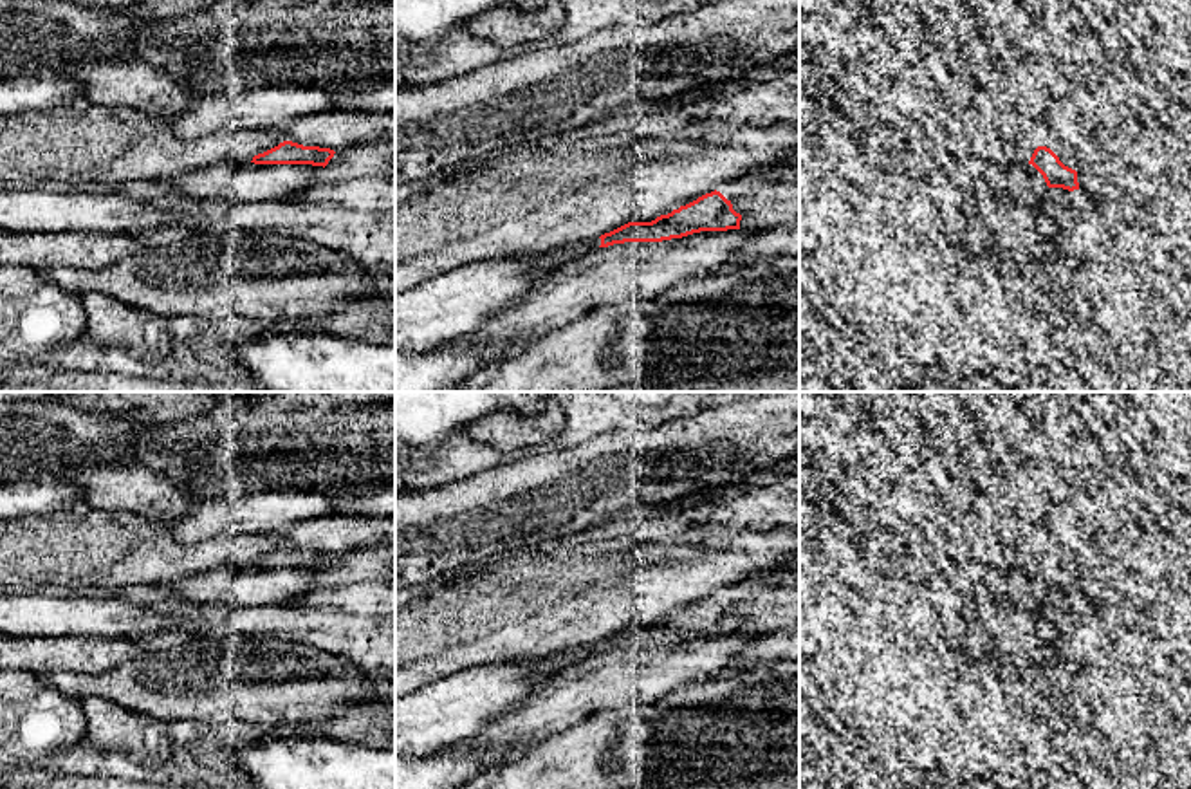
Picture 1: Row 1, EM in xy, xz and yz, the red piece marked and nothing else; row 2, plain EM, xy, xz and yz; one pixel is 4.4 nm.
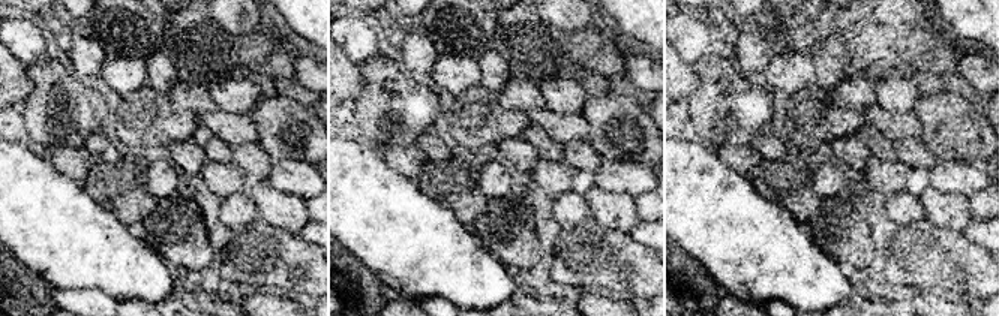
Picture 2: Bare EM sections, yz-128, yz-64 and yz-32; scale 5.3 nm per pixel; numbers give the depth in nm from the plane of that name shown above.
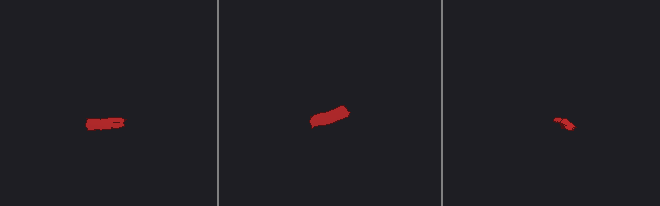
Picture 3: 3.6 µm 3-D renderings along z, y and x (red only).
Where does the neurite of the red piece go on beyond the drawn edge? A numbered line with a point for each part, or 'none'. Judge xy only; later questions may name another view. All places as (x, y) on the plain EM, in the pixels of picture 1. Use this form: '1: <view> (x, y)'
1: xy (354, 566)

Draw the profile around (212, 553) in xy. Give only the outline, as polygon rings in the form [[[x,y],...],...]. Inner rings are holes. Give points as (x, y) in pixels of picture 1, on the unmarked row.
[[[76,504],[0,520],[0,583],[14,590],[54,583],[114,594],[222,567],[251,567],[283,545],[276,534],[222,534],[188,543],[168,524]]]

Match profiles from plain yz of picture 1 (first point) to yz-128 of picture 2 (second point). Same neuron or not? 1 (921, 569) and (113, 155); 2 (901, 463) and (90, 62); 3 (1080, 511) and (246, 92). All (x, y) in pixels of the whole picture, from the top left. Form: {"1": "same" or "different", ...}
{"1": "same", "2": "same", "3": "same"}

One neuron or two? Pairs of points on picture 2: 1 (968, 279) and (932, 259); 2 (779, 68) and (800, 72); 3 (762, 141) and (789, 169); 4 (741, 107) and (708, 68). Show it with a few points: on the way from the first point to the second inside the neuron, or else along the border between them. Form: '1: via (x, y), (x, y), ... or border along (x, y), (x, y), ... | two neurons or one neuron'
1: via (959, 270), (948, 259), (941, 259) | one neuron
2: via (783, 72), (795, 72) | one neuron
3: border along (788, 155), (779, 159), (764, 159) | two neurons
4: via (732, 96), (719, 75) | one neuron

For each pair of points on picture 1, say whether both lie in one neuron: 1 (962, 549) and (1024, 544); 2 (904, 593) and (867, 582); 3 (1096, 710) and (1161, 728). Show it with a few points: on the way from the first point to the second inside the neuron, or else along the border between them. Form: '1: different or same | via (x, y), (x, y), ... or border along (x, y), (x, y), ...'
1: same | via (977, 544), (1009, 538)
2: same | via (895, 593), (876, 587)
3: same | via (1112, 712), (1144, 715)

